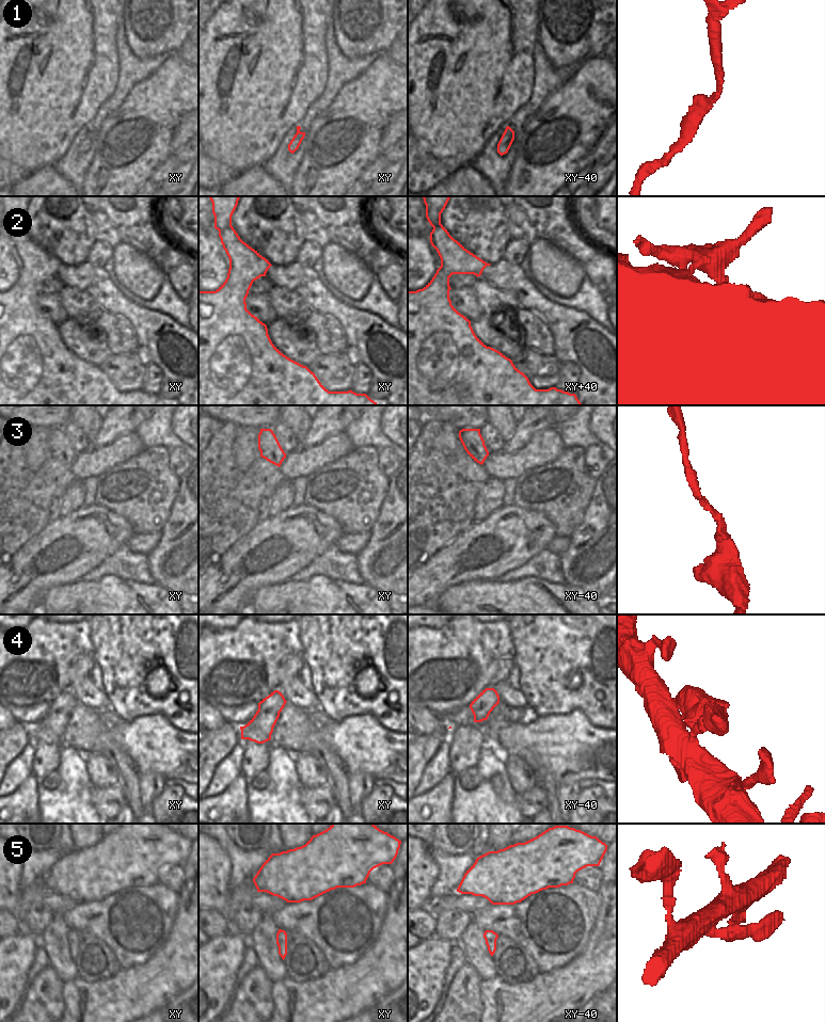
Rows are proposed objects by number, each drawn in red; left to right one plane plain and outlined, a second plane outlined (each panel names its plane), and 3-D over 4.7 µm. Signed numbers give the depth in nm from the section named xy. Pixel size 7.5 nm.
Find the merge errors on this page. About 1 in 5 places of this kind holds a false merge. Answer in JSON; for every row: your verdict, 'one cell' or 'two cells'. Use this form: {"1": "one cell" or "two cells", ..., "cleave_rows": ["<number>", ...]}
{"1": "one cell", "2": "one cell", "3": "one cell", "4": "one cell", "5": "one cell", "cleave_rows": []}

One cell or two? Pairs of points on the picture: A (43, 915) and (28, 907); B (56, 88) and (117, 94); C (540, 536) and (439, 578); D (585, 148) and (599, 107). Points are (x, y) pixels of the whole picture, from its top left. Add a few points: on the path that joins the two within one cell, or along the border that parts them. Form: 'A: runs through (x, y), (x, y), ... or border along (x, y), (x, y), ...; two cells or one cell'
A: runs through (40, 915), (36, 915), (31, 910); one cell
B: border along (119, 68), (115, 88), (100, 106), (97, 113); two cells
C: runs through (514, 536), (501, 539), (475, 560), (464, 558); one cell
D: runs through (585, 138), (585, 121), (588, 117); one cell

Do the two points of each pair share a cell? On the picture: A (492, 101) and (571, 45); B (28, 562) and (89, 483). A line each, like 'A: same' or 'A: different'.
A: different
B: different

